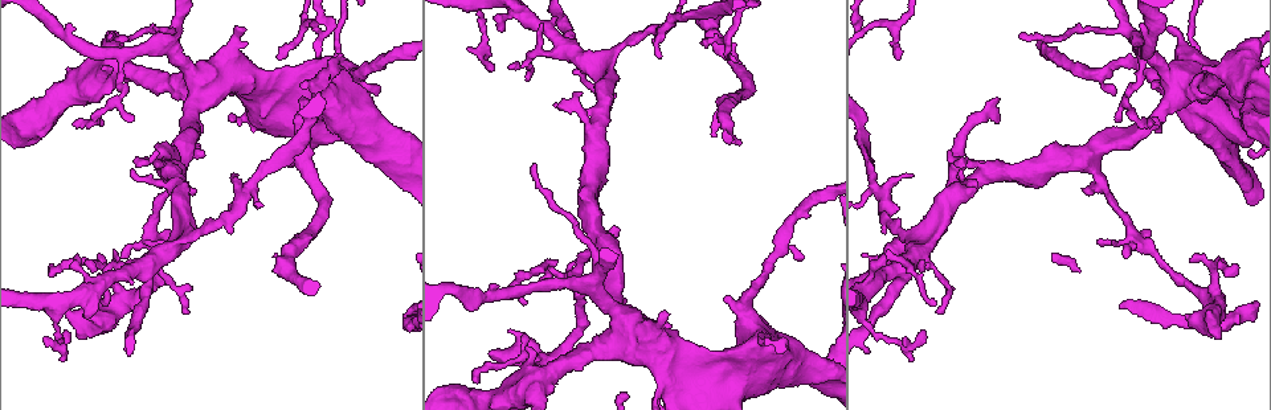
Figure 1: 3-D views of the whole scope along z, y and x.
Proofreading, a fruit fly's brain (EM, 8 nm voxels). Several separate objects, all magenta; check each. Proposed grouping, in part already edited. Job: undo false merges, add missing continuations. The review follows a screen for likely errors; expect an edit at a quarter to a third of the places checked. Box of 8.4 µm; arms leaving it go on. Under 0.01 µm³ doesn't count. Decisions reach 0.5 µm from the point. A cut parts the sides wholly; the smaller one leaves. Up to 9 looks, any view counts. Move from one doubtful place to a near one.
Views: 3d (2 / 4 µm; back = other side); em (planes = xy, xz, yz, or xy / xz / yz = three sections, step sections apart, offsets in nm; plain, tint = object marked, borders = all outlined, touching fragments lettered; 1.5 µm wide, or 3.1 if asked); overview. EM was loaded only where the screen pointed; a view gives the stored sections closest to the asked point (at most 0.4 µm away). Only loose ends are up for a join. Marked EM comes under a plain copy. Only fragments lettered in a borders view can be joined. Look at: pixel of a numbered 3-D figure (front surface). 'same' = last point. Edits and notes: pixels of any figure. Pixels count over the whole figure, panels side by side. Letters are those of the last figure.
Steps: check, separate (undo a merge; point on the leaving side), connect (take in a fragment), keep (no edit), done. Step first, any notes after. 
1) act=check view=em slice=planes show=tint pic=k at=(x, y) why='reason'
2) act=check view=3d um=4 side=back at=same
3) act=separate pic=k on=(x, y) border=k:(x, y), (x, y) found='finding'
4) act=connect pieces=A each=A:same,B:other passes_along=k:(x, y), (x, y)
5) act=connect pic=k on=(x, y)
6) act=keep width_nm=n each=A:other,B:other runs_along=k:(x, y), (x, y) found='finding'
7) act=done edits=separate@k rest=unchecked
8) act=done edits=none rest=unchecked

act=check view=3d um=2 pic=1 at=(123, 258) why='free end'

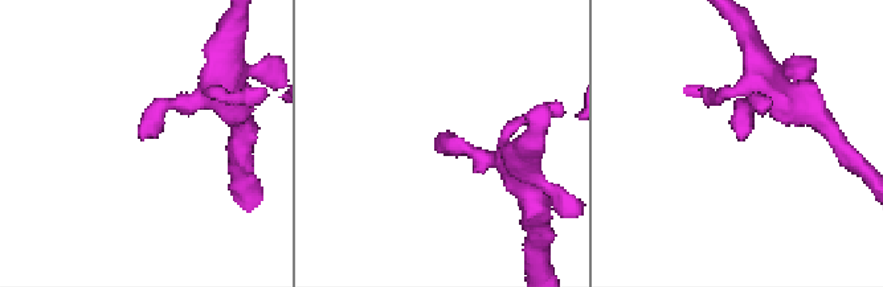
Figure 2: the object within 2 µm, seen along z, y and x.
act=check view=em slice=xy step=8 show=borders pic=2 at=(141, 137)

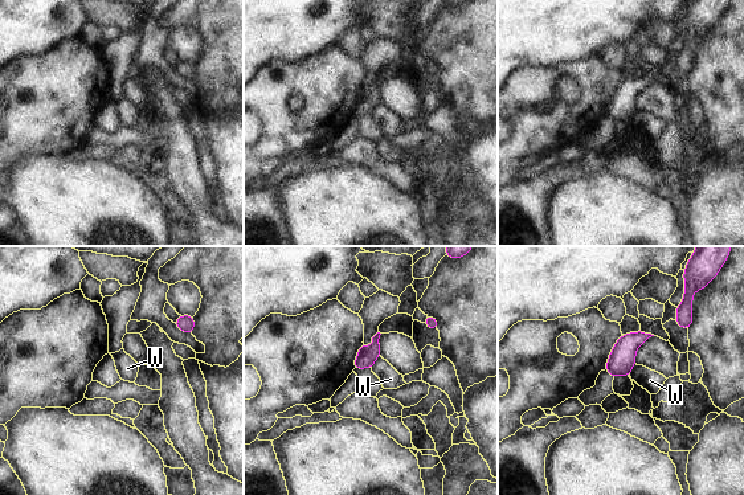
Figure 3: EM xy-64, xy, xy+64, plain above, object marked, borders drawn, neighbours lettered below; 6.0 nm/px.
act=keep each=W:other border=3:(380, 356), (371, 368) found='none of them fits'

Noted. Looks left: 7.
act=check view=3d um=2 side=back pic=1 at=(1169, 27) why='free end'

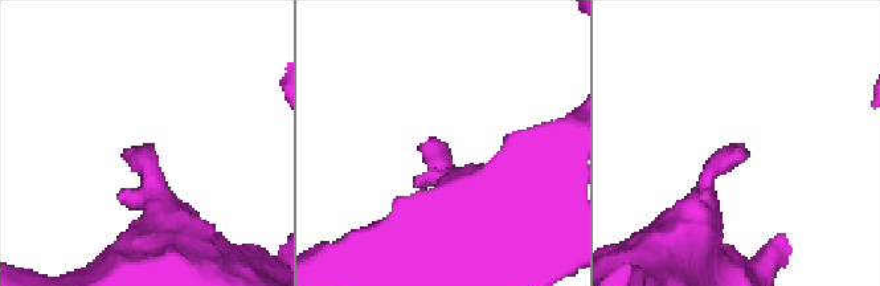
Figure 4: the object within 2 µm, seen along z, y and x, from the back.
act=check view=em slice=planes show=tint pic=4 at=(124, 152) why='now the EM'

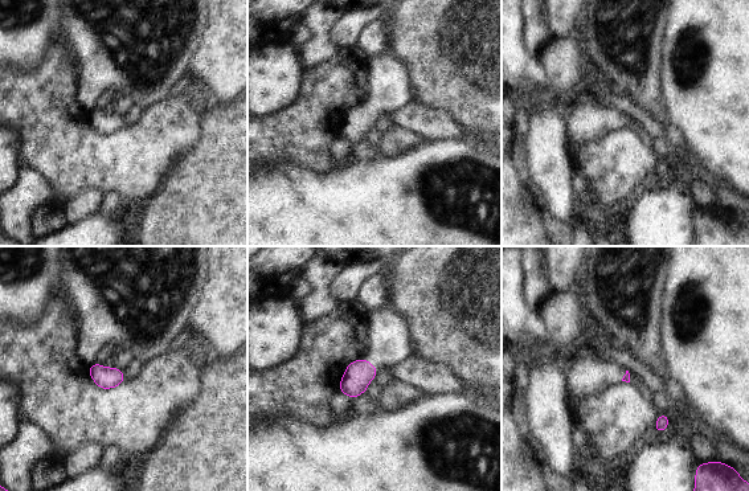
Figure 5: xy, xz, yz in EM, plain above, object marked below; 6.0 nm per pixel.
act=check view=em slice=planes show=borders at=same why='see the neighbours'

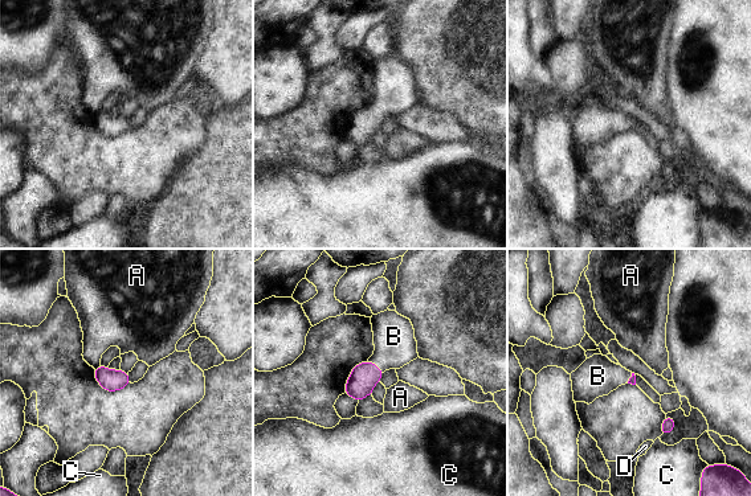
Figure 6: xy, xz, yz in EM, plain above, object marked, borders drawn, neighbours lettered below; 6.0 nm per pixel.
act=connect pieces=B longest_contact=B:120nm each=A:other,B:same,C:other,D:other passes_along=6:(360, 382), (375, 365), (394, 336) found='the neuron continues'

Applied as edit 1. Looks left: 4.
act=check view=em slice=xy step=4 show=borders pic=1 at=(290, 165) why='free end'

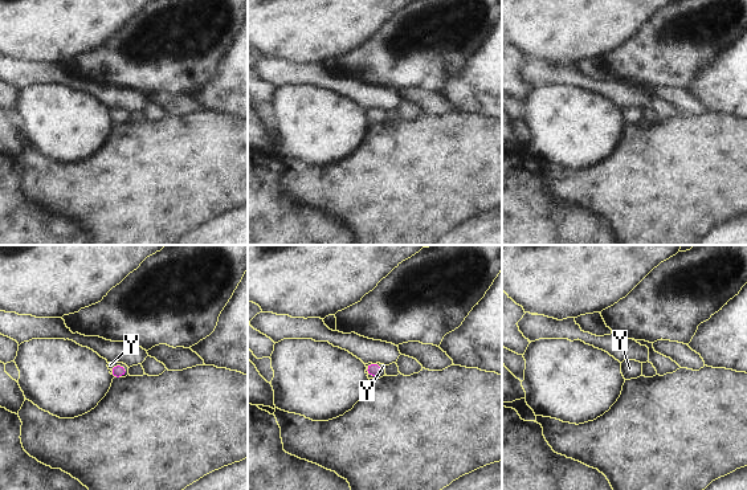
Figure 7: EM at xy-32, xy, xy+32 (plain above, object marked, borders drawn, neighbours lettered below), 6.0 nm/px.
act=check view=em slice=planes show=borders at=same

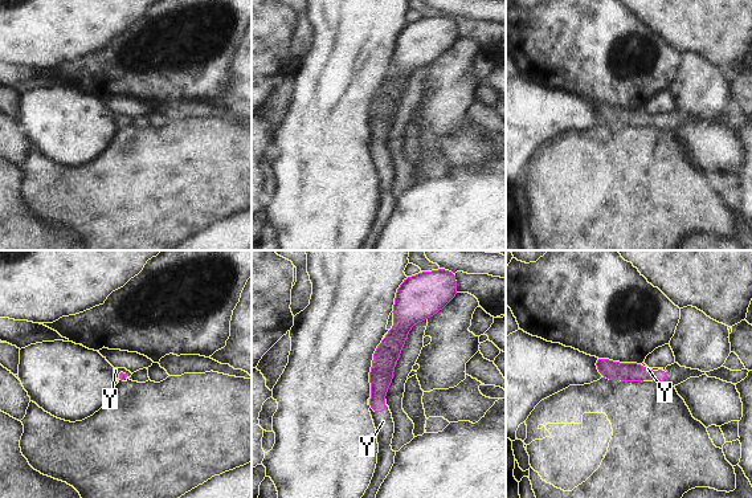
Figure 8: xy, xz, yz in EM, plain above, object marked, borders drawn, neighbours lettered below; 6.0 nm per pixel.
act=connect pieces=Y each=Y:same passes_along=8:(381, 372), (377, 411), (383, 421) found='the neuron continues'

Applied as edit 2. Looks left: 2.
act=check view=overview why='redraw'

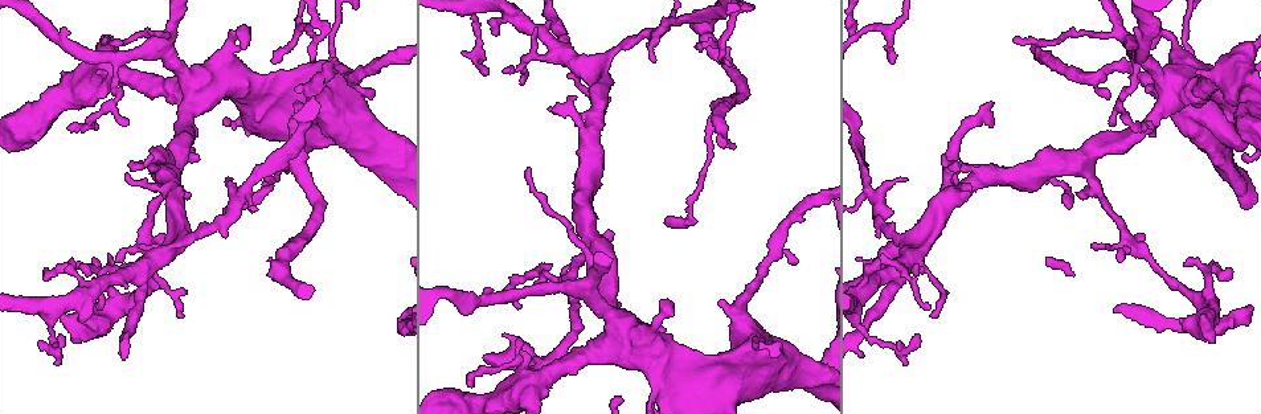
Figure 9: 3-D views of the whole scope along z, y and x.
act=check view=em slice=planes show=borders pic=9 at=(883, 30) why='abrupt turn'

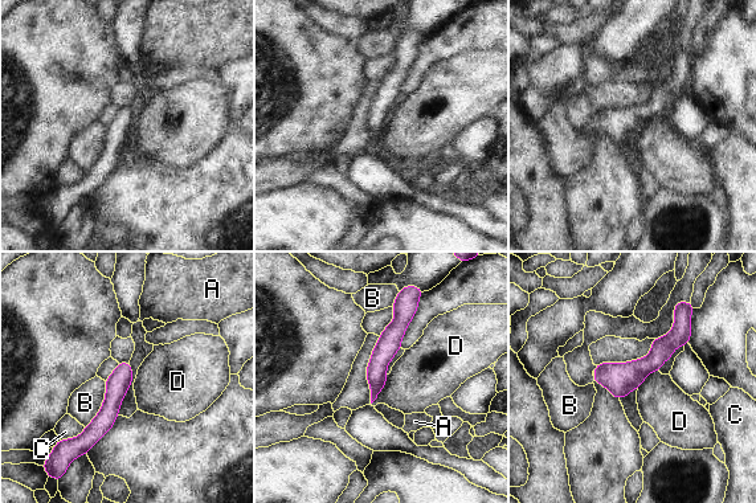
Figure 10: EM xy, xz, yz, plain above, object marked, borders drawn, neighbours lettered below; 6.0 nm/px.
act=keep width_nm=140 each=A:other,B:other,C:other,D:other border=10:(106, 381), (101, 409), (85, 428) found='continuous, no second neuron'

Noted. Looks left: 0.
act=done edits=connect@6,connect@8 rest=unchecked

